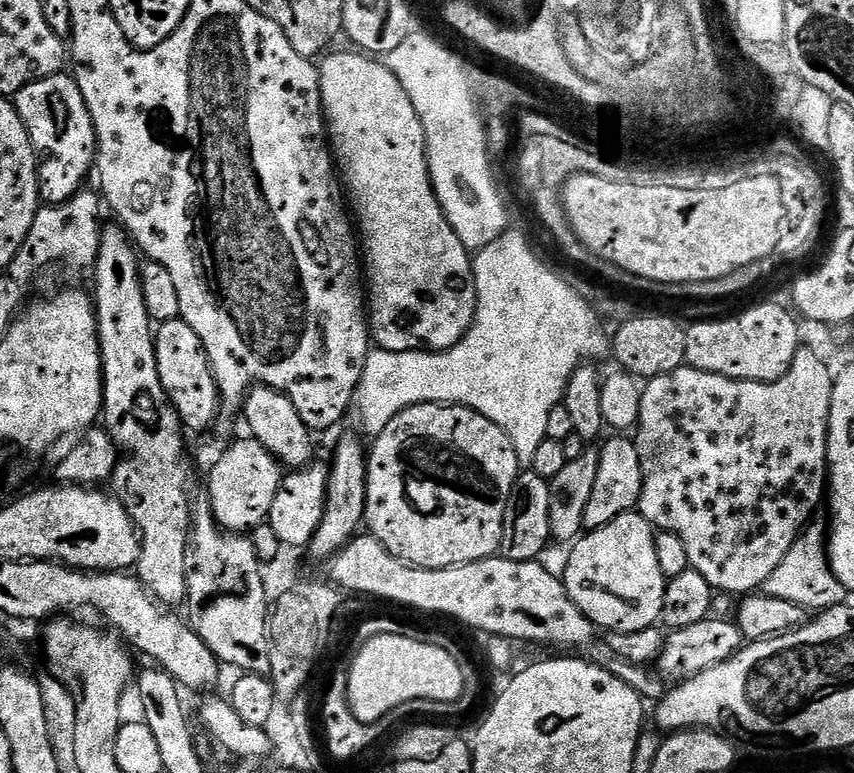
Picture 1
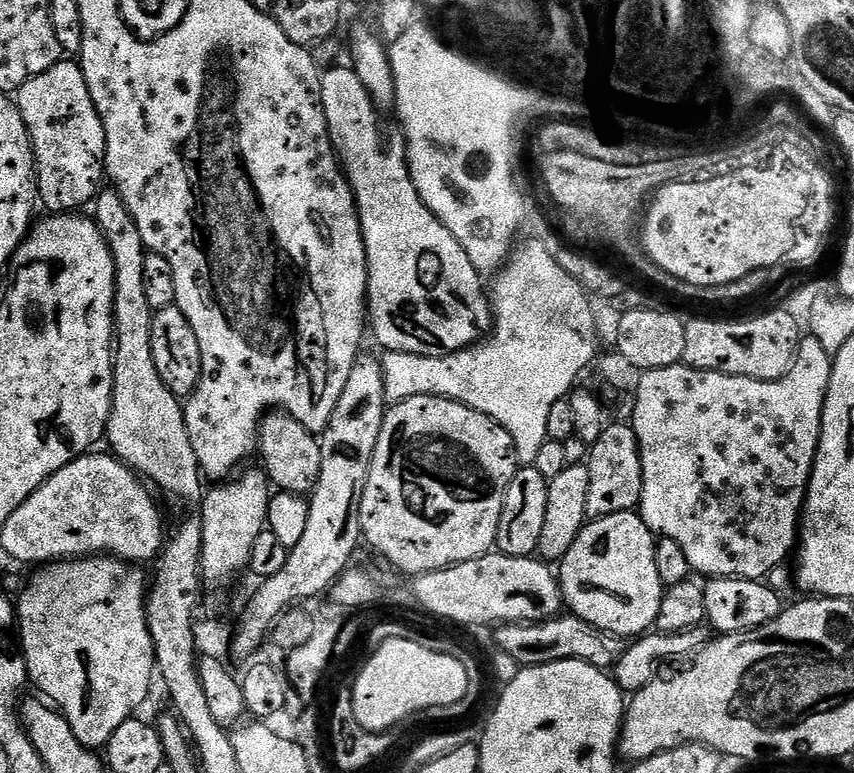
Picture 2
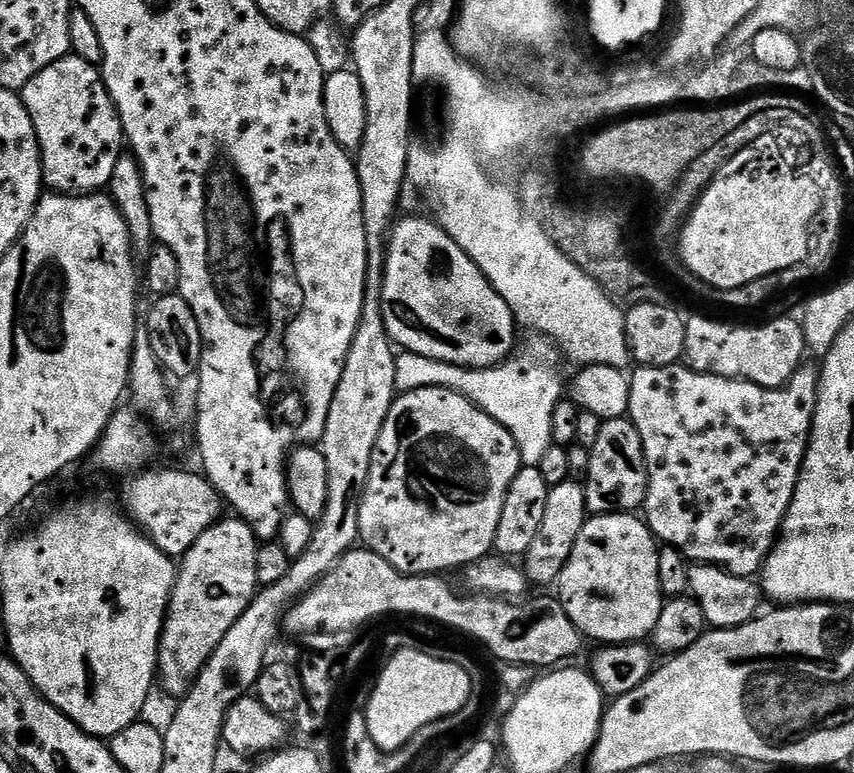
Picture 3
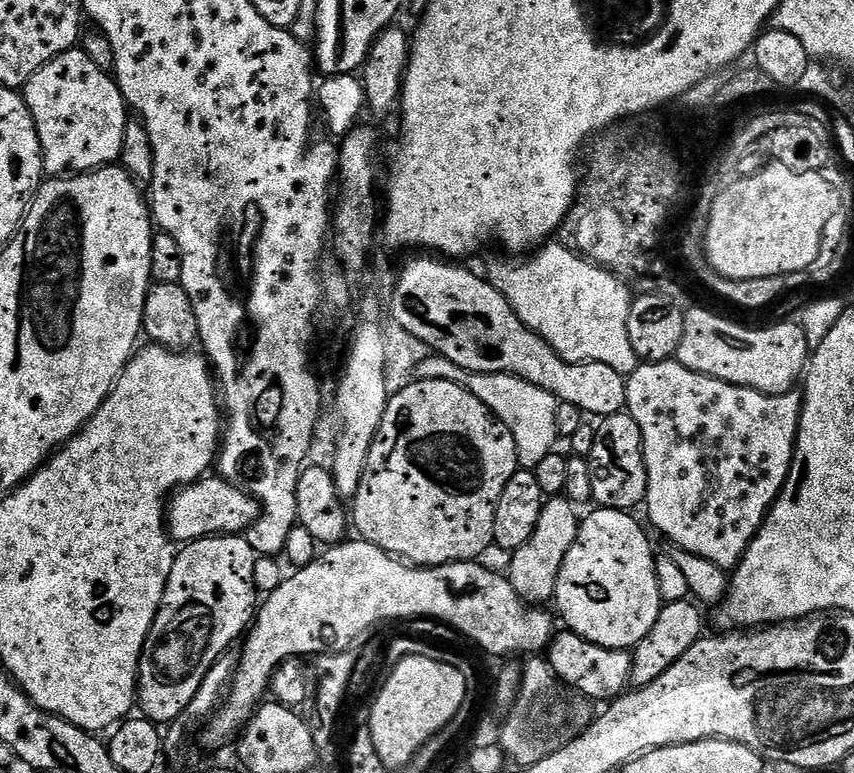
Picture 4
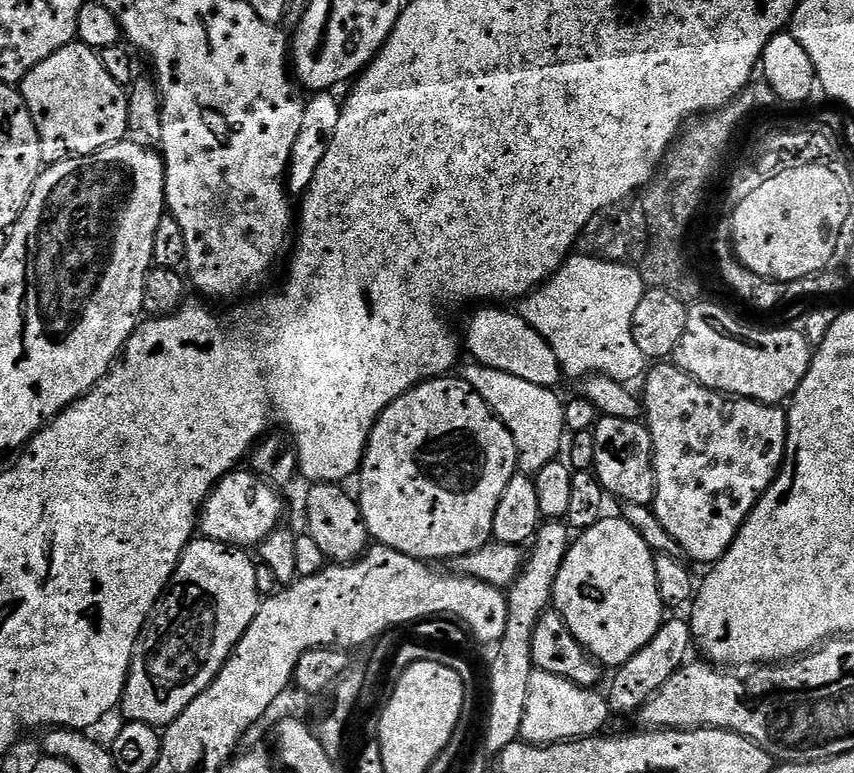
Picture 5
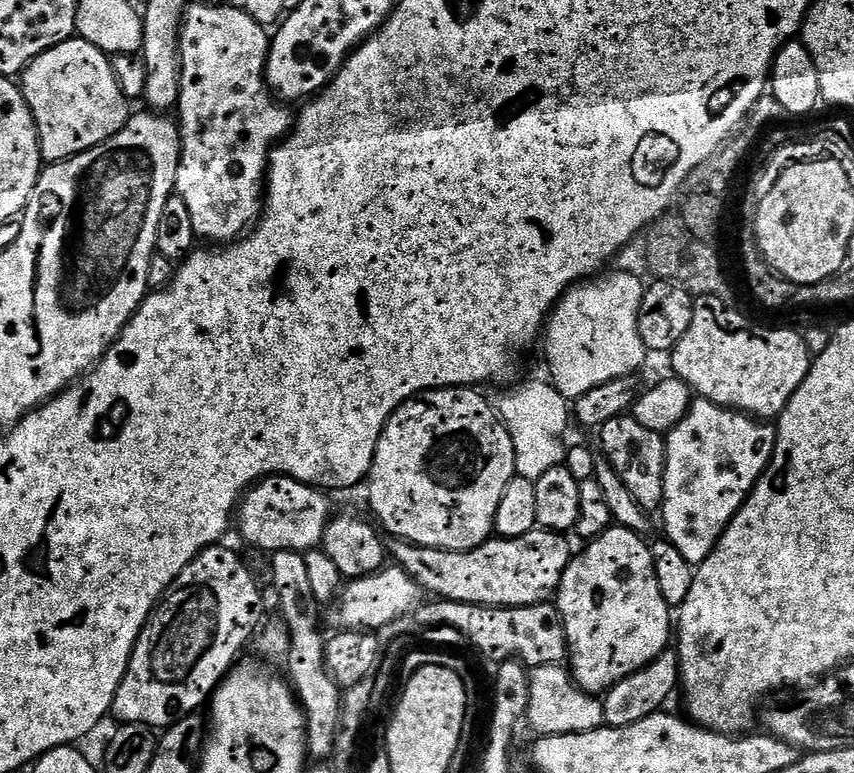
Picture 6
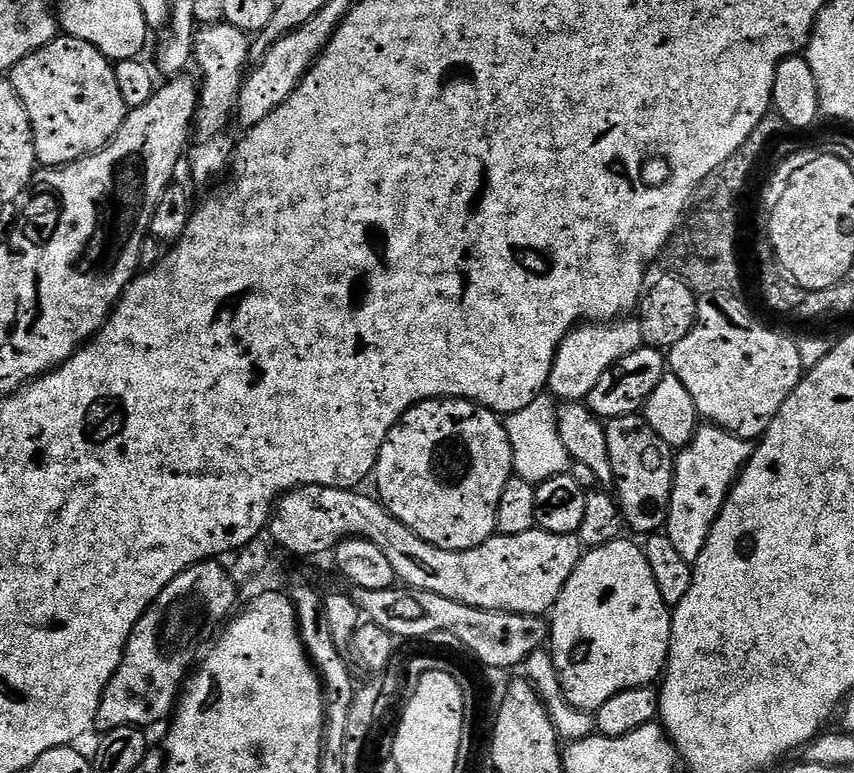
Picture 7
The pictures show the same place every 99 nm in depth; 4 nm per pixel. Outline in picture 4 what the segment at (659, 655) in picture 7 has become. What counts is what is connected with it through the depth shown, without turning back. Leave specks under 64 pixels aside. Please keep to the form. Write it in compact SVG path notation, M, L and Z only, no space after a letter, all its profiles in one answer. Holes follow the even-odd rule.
M597 507L580 522L578 538L562 562L554 597L555 611L567 627L582 638L607 648L636 647L650 626L658 622L662 607L656 556L644 528L633 513L619 508Z

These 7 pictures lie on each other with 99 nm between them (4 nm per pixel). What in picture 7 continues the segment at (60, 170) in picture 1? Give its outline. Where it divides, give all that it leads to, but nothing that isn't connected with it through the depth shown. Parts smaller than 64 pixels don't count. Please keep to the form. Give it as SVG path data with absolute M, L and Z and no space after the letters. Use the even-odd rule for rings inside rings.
M67 34L57 35L55 40L42 46L42 50L34 50L34 54L14 65L10 79L30 118L36 159L45 168L62 168L65 164L102 150L114 138L114 134L118 134L124 121L126 109L122 94L118 91L113 61L85 40Z

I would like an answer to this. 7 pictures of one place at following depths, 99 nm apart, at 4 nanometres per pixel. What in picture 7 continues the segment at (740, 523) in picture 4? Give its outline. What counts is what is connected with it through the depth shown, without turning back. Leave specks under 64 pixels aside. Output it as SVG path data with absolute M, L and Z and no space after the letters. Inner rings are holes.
M700 426L690 443L675 453L666 534L670 542L674 542L674 550L678 550L688 564L695 564L698 554L702 554L702 546L706 546L706 538L710 538L710 530L726 502L728 492L752 457L752 450L753 445L749 441L726 430Z

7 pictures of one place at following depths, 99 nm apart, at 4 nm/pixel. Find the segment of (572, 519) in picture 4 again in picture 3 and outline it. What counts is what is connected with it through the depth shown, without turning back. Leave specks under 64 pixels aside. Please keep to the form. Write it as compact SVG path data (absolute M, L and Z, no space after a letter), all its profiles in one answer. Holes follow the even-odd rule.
M570 478L566 482L549 487L546 510L542 514L542 526L538 526L538 535L522 558L524 575L528 577L529 585L555 585L559 581L566 562L570 562L570 550L574 550L574 542L578 542L578 534L582 534L582 526L589 518L584 486L579 479Z

